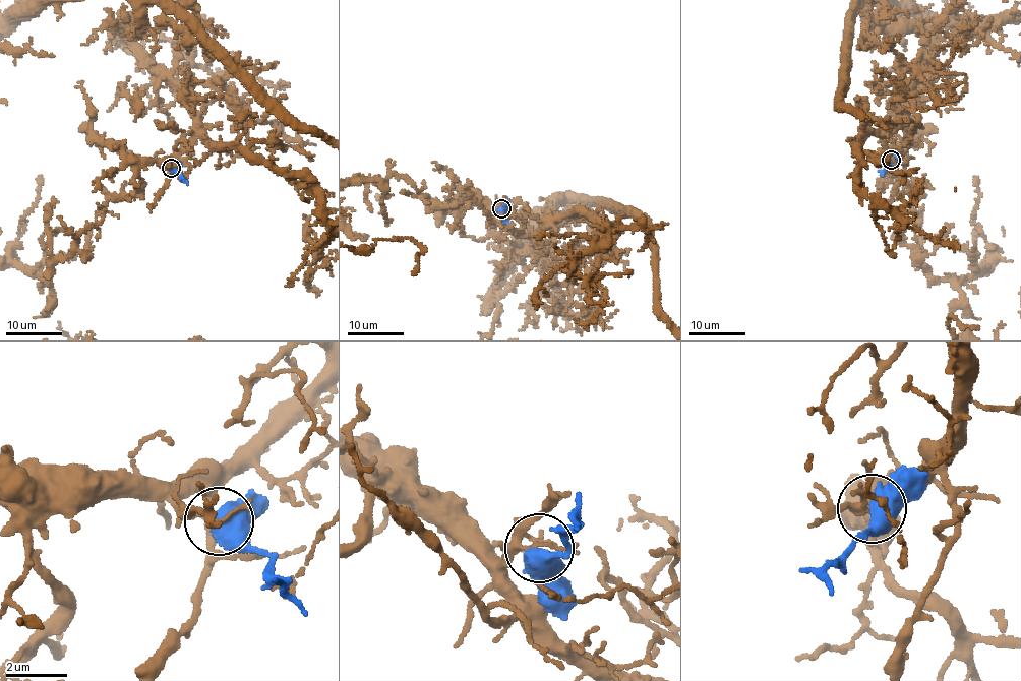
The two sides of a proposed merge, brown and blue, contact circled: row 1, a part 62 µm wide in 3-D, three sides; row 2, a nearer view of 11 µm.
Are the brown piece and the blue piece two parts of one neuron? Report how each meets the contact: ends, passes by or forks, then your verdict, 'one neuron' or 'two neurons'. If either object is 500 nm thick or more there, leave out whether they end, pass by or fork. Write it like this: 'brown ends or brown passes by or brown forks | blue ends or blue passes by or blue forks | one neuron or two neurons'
two neurons

